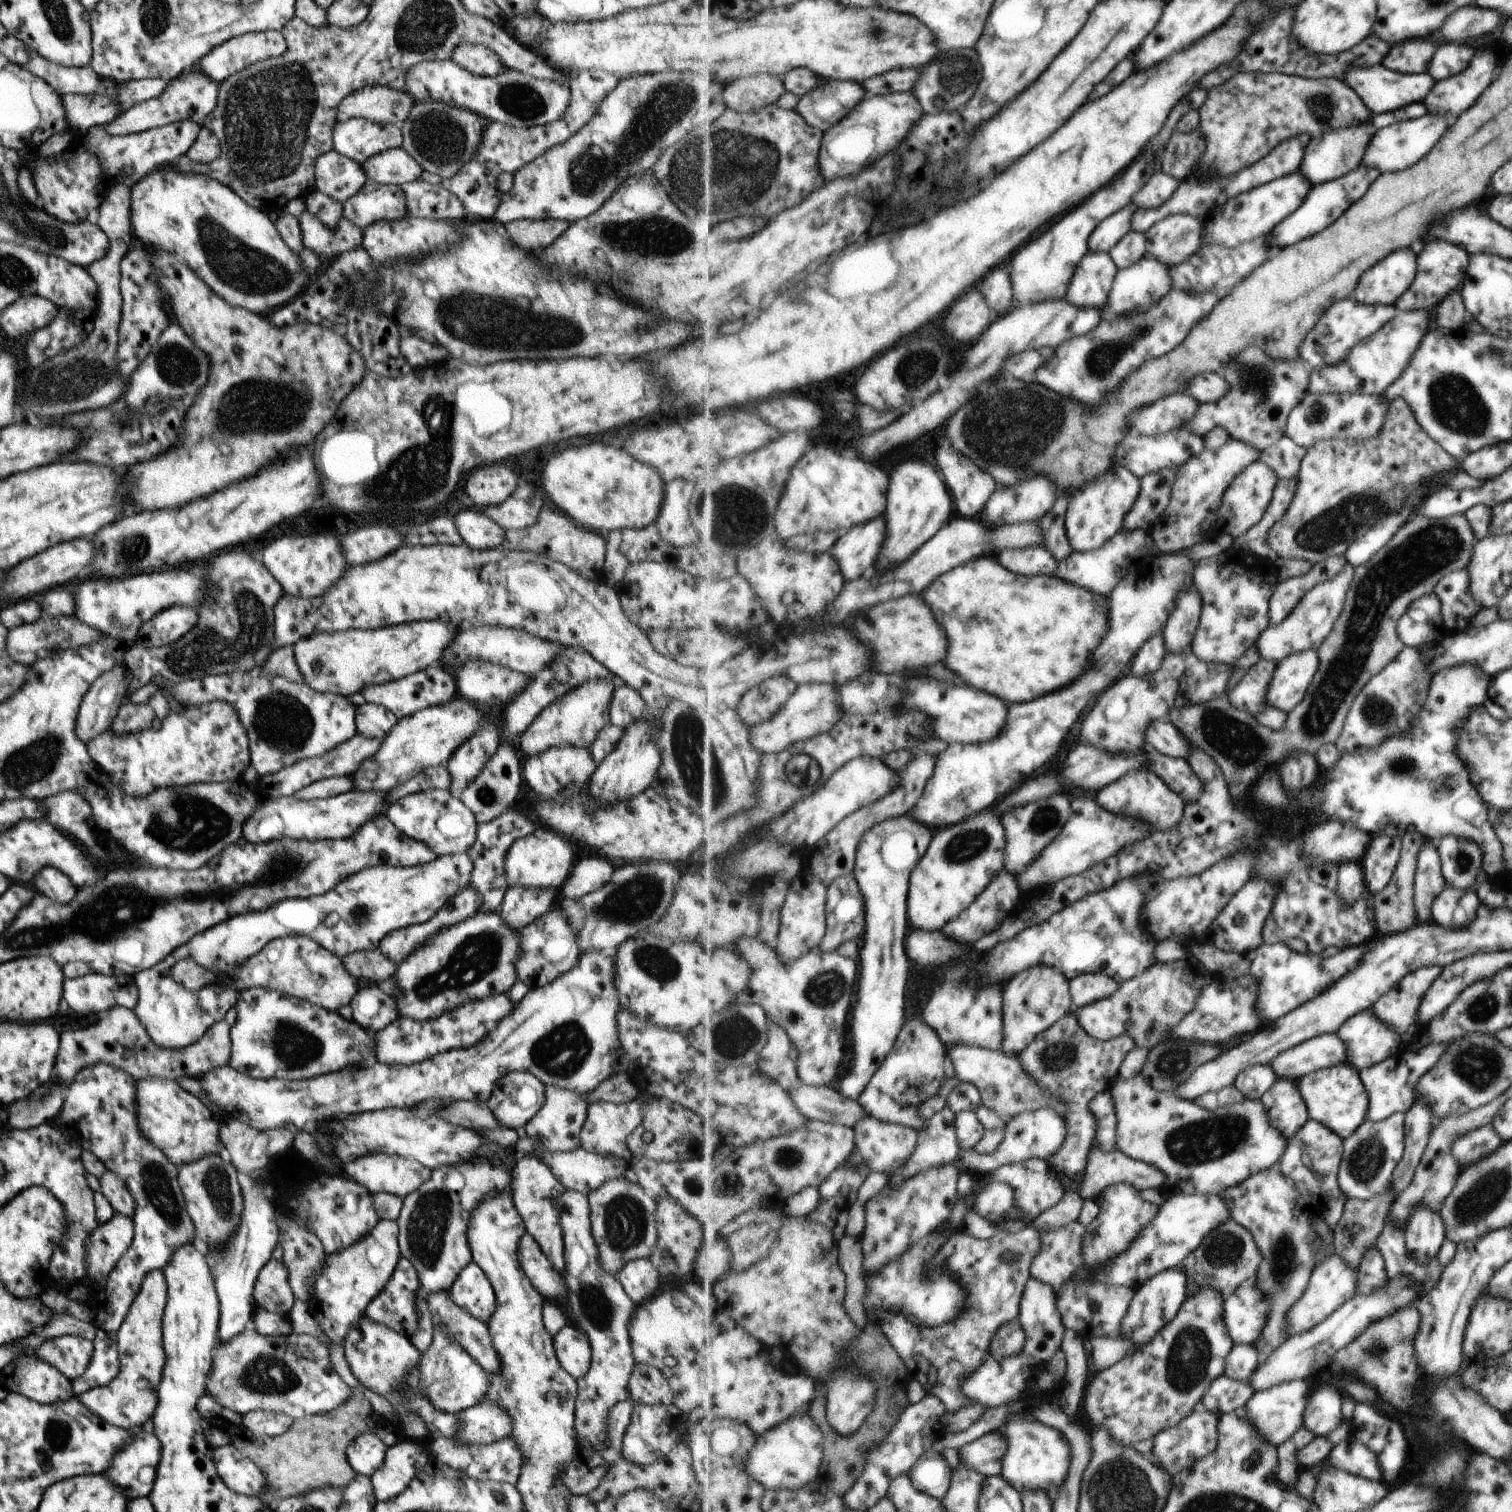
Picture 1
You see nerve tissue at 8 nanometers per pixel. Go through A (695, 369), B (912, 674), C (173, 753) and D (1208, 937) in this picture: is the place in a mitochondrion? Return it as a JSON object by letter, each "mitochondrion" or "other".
{"A":"other","B":"other","C":"other","D":"other"}

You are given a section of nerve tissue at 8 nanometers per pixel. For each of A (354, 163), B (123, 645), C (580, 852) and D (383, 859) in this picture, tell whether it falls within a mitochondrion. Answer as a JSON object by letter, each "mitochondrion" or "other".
{"A":"other","B":"other","C":"other","D":"other"}

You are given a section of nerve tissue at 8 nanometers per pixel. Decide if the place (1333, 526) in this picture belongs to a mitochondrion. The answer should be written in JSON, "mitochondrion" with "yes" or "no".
{"mitochondrion":"yes"}

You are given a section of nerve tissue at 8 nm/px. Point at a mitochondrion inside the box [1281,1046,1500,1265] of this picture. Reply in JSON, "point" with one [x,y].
{"point":[1368,1157]}

